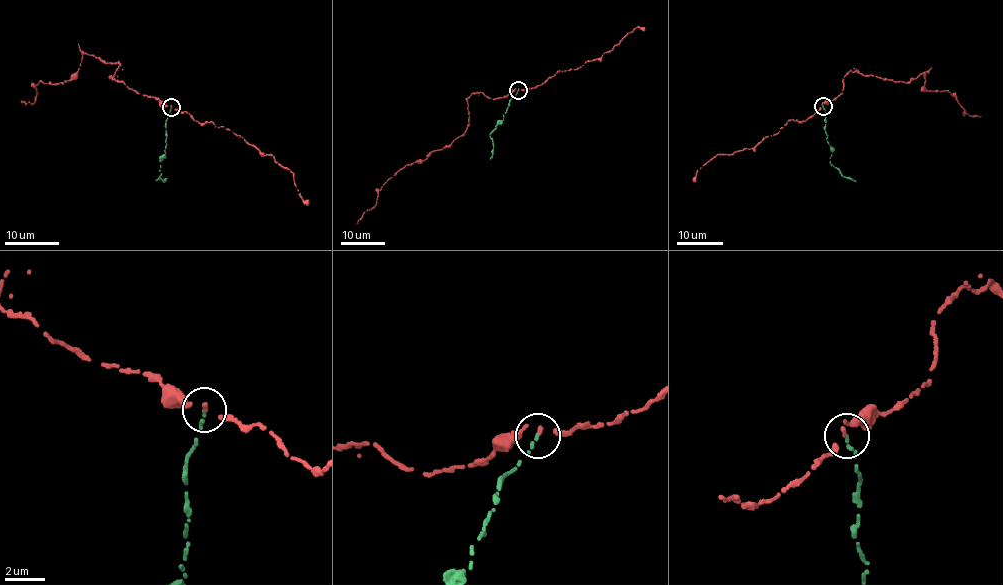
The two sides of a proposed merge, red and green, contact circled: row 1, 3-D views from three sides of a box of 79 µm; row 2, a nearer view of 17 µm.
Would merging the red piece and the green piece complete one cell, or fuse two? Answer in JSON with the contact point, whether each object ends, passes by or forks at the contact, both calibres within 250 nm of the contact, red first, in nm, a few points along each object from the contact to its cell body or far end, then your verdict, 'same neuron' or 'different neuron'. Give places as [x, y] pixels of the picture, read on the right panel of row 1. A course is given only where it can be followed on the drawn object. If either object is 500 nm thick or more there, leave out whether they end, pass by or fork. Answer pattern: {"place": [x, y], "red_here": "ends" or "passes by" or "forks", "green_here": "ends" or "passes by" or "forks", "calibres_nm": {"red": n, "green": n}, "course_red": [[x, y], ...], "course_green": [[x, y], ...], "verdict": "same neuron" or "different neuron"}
{"place": [823, 106], "red_here": "passes by", "green_here": "ends", "calibres_nm": {"red": 120, "green": 160}, "course_red": [[822, 105], [841, 94], [850, 70], [906, 82], [921, 73], [922, 90], [949, 91], [963, 114], [980, 115]], "course_green": [[822, 105], [827, 142], [832, 152], [830, 165], [855, 181]], "verdict": "different neuron"}

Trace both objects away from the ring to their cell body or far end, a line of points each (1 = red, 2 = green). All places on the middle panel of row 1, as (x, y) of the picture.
1: (518, 90), (494, 99), (472, 93), (467, 129), (397, 172), (356, 223)
2: (518, 90), (501, 123), (490, 135), (493, 147), (490, 159)

